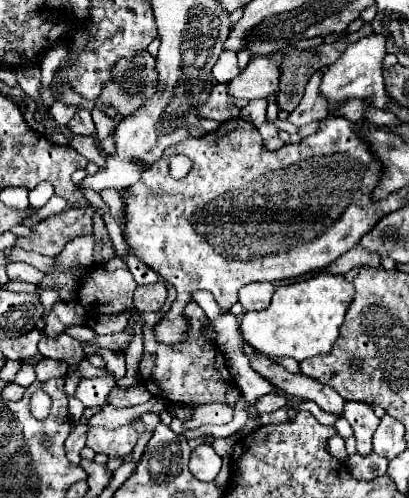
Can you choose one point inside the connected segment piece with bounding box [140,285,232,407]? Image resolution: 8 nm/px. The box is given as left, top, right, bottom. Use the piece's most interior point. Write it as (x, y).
(184, 374)

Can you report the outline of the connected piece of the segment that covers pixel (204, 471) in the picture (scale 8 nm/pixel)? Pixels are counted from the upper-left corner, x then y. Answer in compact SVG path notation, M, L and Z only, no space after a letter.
M198 445L190 455L190 471L200 481L214 481L222 467L220 455L210 445Z

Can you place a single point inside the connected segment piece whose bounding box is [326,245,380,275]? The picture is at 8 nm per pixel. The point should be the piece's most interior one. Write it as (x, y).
(355, 257)

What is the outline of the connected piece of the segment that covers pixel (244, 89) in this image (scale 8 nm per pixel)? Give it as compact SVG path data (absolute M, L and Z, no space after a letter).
M254 57L248 67L230 81L230 95L236 99L270 99L278 93L280 67L270 57Z

